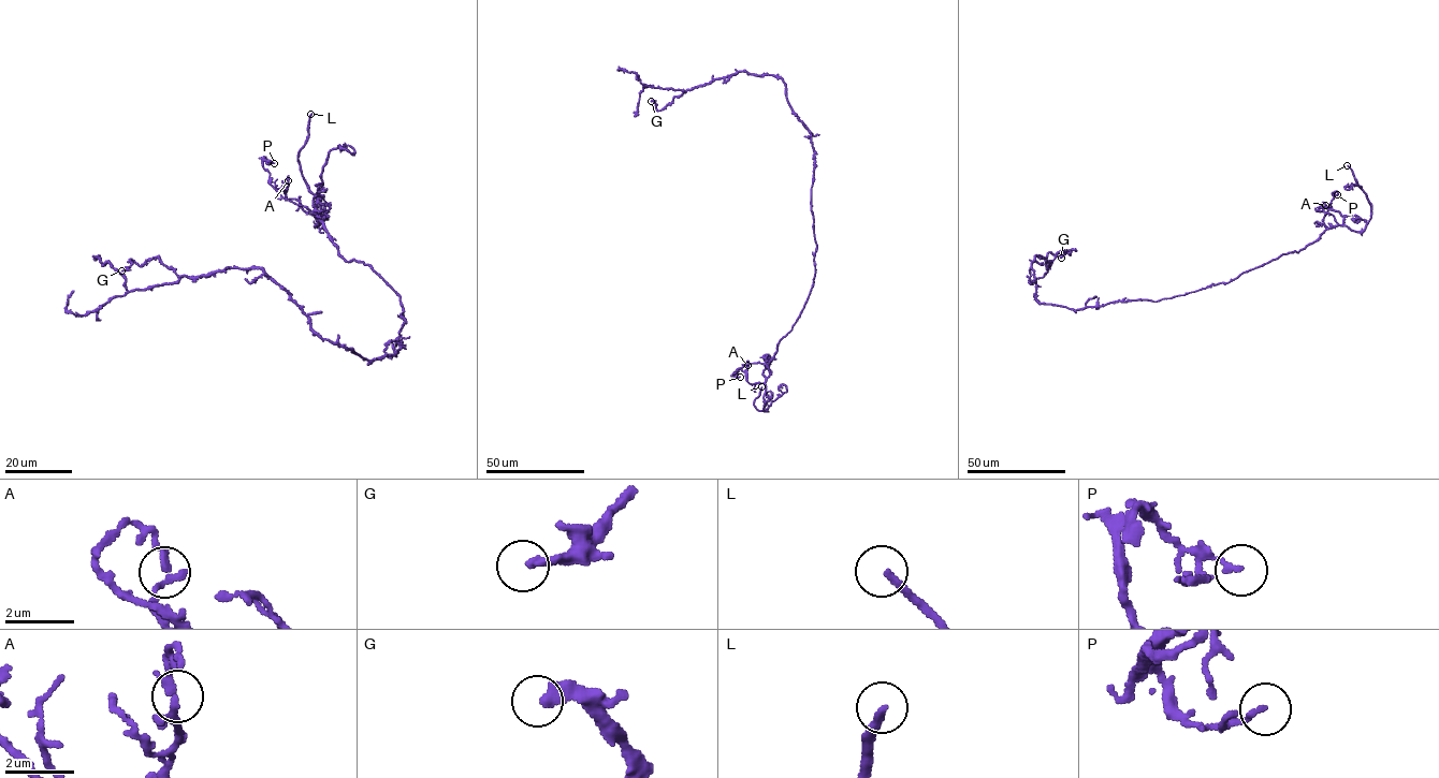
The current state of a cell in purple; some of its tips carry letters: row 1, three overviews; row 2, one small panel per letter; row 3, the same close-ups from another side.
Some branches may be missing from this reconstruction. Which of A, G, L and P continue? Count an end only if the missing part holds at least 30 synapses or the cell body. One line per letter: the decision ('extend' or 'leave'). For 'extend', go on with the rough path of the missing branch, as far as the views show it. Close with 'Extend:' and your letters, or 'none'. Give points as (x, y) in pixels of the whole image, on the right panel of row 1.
A: leave
G: leave
L: extend; course (1347, 165), (1338, 160), (1327, 142)
P: leave
Extend: L

